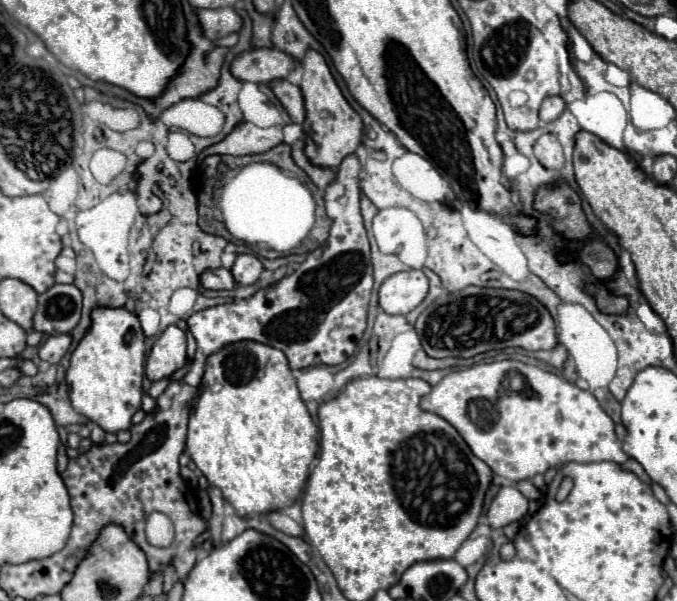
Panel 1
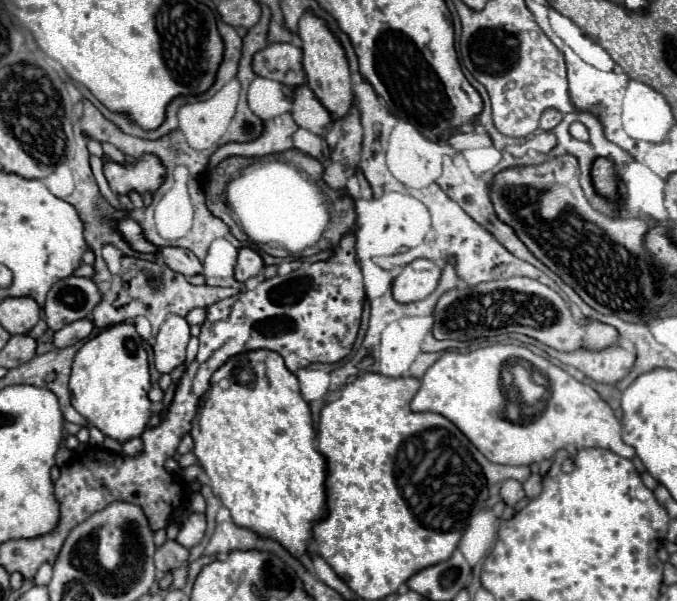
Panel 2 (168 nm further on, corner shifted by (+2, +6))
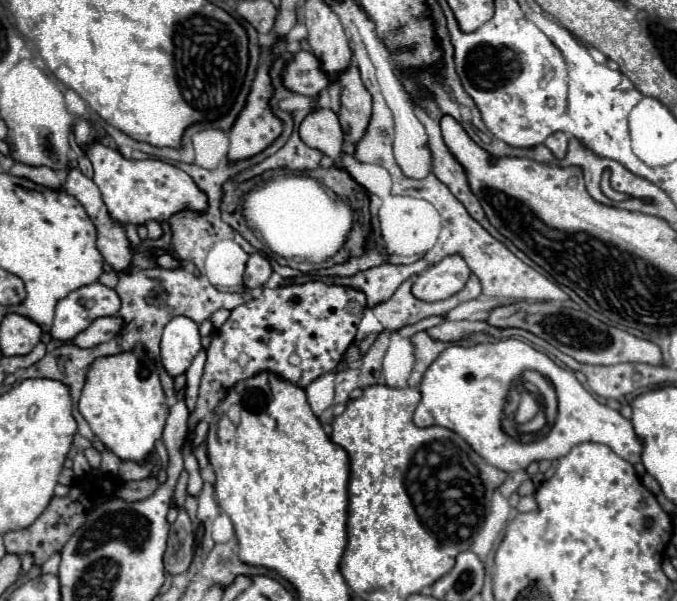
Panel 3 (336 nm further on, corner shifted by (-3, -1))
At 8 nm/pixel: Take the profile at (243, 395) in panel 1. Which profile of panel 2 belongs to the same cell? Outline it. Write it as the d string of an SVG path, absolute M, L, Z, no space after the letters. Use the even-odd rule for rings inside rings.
M254 350L238 354L218 368L192 438L194 454L210 478L212 492L230 510L232 522L276 540L298 560L308 556L312 528L328 514L328 468L316 448L310 406L302 400L298 378L288 372L282 356Z

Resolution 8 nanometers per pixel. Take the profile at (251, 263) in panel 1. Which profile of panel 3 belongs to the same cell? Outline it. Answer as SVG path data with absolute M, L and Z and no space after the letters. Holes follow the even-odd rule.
M253 253L249 255L249 261L247 261L247 267L245 267L245 287L247 289L253 289L253 287L263 287L267 283L267 279L271 277L271 265L269 261L259 255L259 253Z

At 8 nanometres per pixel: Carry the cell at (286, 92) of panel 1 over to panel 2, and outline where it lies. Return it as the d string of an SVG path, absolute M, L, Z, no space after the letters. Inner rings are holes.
M308 86L296 88L292 118L300 128L306 128L312 134L324 136L332 124L330 112L322 106L322 102L314 96Z

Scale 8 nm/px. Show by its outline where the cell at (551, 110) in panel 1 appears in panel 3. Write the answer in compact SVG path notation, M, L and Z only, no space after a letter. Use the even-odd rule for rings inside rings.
M557 131L557 133L551 133L551 135L547 137L545 145L553 151L553 155L555 155L557 159L563 159L565 153L567 153L567 141L569 141L569 135Z

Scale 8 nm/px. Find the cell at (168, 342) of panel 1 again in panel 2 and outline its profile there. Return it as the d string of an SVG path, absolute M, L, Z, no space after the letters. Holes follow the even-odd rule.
M170 314L160 326L154 342L154 362L160 374L170 374L186 360L186 346L190 340L190 324L182 316Z

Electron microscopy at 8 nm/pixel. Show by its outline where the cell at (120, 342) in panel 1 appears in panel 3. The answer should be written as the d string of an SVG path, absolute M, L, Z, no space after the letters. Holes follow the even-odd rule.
M141 347L95 359L81 391L79 413L93 429L95 437L119 459L143 463L153 451L155 441L161 439L169 413L153 359L145 355Z

